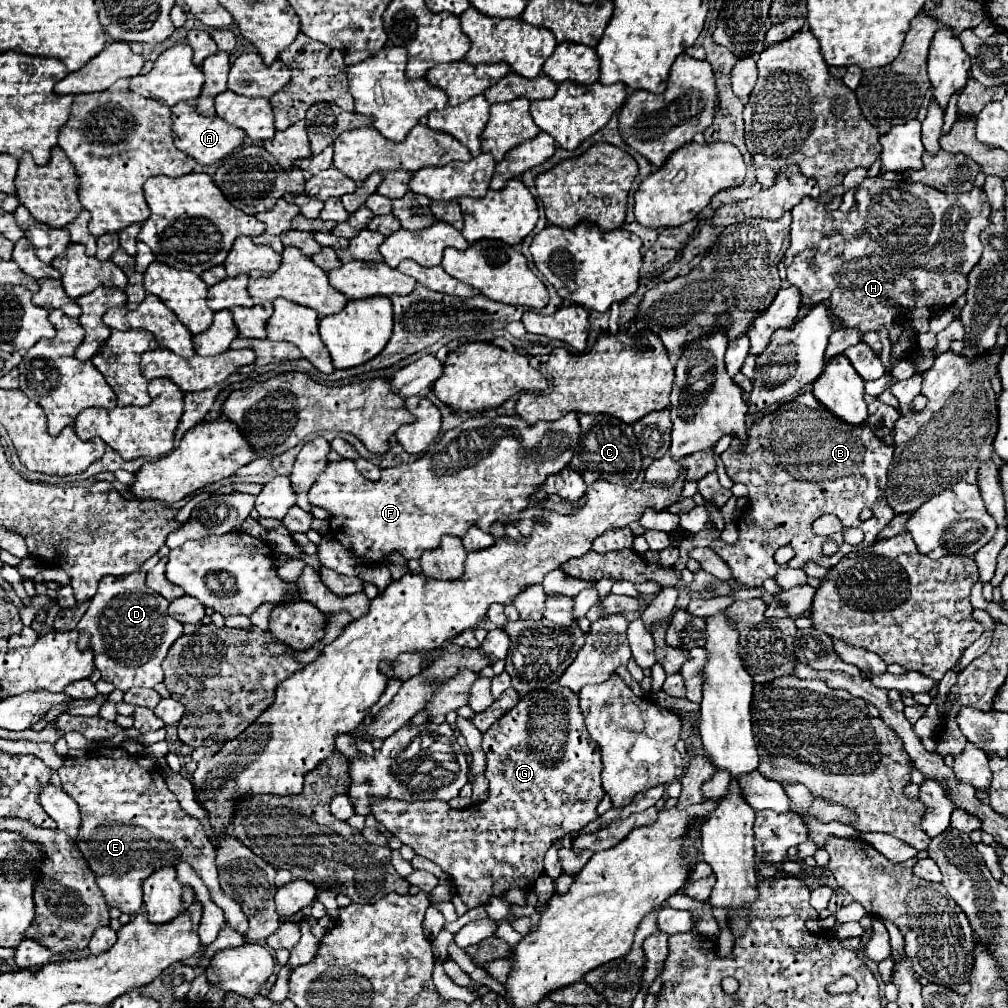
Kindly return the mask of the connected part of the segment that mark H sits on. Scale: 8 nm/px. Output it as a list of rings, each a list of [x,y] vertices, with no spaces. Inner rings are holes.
[[[867,177],[857,193],[857,211],[849,211],[849,213],[841,213],[841,211],[827,211],[827,205],[837,197],[843,195],[843,185],[835,185],[833,189],[829,189],[829,193],[821,193],[819,199],[811,199],[811,197],[803,197],[803,201],[799,205],[793,207],[793,223],[791,223],[791,247],[787,249],[783,263],[787,269],[787,283],[795,285],[801,289],[801,303],[803,305],[815,305],[815,303],[825,303],[833,315],[837,315],[845,327],[859,327],[861,333],[865,331],[879,331],[881,327],[889,329],[891,341],[895,341],[899,337],[899,323],[897,319],[907,319],[911,323],[911,327],[917,333],[925,333],[929,331],[929,317],[931,313],[945,309],[949,305],[955,303],[955,299],[967,291],[967,275],[973,269],[973,265],[977,265],[977,259],[981,259],[983,253],[983,245],[981,245],[981,231],[985,227],[989,227],[989,203],[985,197],[985,191],[981,187],[973,187],[969,193],[941,193],[937,189],[929,189],[927,185],[919,185],[919,183],[907,183],[901,181],[897,185],[889,185],[889,181],[881,179],[881,177]]]

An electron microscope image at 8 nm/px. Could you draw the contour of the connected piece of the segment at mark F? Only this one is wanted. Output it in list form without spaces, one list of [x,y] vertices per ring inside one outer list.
[[[569,413],[557,421],[537,421],[535,425],[521,421],[517,415],[473,417],[441,435],[441,439],[417,461],[383,469],[379,481],[365,479],[351,459],[329,463],[309,489],[309,501],[311,505],[331,511],[329,521],[335,539],[341,541],[345,549],[353,549],[363,563],[379,563],[391,551],[401,551],[405,559],[419,559],[423,549],[435,549],[445,533],[463,537],[469,525],[479,525],[487,531],[501,515],[523,511],[529,505],[529,495],[535,493],[535,487],[543,483],[547,475],[559,473],[569,465],[579,441],[579,431],[577,413]]]

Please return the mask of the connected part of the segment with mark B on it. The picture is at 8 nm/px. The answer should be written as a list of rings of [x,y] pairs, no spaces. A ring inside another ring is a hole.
[[[803,391],[791,403],[781,405],[777,411],[765,415],[759,421],[753,421],[749,427],[749,433],[747,433],[745,449],[741,449],[741,443],[733,441],[731,447],[721,453],[721,461],[727,469],[727,475],[733,481],[741,481],[747,485],[749,503],[747,503],[747,511],[743,513],[743,519],[737,525],[739,541],[729,545],[723,539],[713,539],[709,547],[731,567],[735,581],[739,581],[745,587],[761,587],[765,579],[777,575],[777,565],[773,561],[773,553],[783,545],[789,545],[795,551],[795,557],[787,563],[787,567],[803,569],[809,561],[813,561],[825,569],[831,569],[833,565],[837,565],[841,561],[841,557],[855,551],[855,547],[851,547],[843,541],[843,533],[835,533],[829,539],[839,547],[839,551],[831,557],[825,557],[823,555],[823,537],[813,533],[811,523],[817,517],[821,517],[823,513],[833,513],[839,517],[839,521],[843,523],[845,529],[859,527],[865,533],[867,539],[861,543],[861,547],[873,545],[877,541],[877,535],[895,517],[895,513],[889,507],[887,497],[885,497],[887,469],[891,465],[893,453],[895,453],[895,447],[887,445],[883,439],[879,439],[871,431],[869,423],[863,423],[857,427],[843,423],[841,419],[835,419],[833,413],[829,413],[813,397],[811,391]],[[865,507],[869,507],[873,511],[873,517],[867,521],[863,521],[859,517]]]

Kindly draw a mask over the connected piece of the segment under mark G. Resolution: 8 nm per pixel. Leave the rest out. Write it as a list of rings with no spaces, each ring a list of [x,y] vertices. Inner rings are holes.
[[[549,687],[521,697],[521,701],[497,719],[483,733],[483,751],[487,755],[485,777],[489,781],[489,797],[483,803],[471,805],[465,811],[445,809],[441,801],[397,801],[389,797],[375,799],[371,813],[383,827],[401,843],[409,845],[417,855],[437,863],[457,887],[457,895],[465,907],[485,905],[489,897],[503,895],[513,887],[533,887],[533,881],[543,875],[543,857],[547,849],[563,835],[583,829],[599,817],[597,805],[605,797],[601,789],[601,751],[593,745],[583,727],[579,697],[565,687]]]

